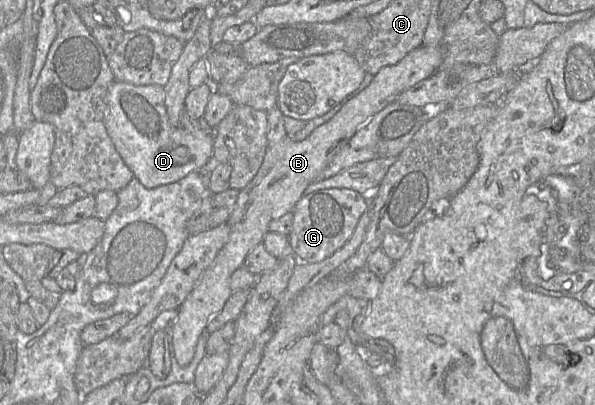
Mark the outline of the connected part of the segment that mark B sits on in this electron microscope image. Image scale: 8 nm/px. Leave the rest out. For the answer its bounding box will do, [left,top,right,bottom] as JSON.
[171,45,443,367]

